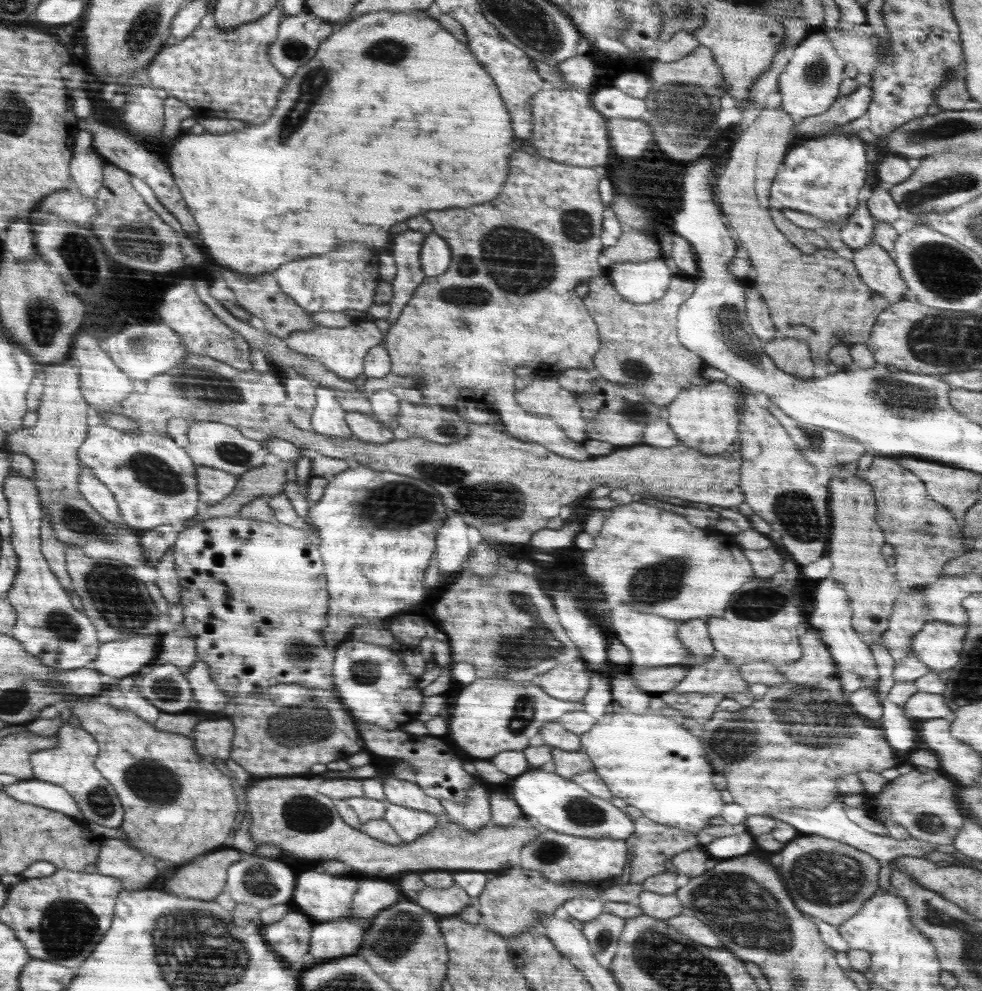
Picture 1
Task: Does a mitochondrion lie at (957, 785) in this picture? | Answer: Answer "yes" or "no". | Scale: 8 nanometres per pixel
no

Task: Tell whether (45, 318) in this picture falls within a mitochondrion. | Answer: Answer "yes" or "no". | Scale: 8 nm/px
yes

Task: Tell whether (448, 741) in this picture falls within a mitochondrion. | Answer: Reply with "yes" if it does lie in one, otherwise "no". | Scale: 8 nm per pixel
no

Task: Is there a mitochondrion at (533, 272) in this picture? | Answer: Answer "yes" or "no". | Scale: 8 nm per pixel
yes

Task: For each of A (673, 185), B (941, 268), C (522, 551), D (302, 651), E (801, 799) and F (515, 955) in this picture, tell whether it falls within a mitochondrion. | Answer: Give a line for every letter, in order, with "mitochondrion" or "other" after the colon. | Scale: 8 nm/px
A: other
B: mitochondrion
C: other
D: mitochondrion
E: other
F: other

